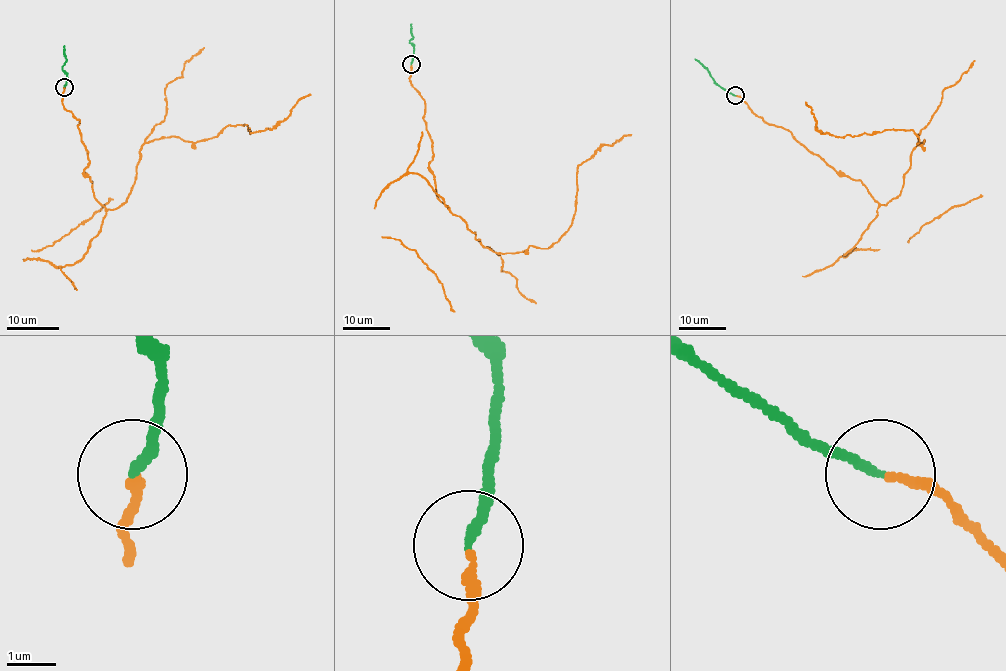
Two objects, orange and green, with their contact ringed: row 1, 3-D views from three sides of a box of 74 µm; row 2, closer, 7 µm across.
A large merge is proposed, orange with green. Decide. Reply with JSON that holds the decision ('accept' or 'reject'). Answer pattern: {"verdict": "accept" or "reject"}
{"verdict": "accept"}

